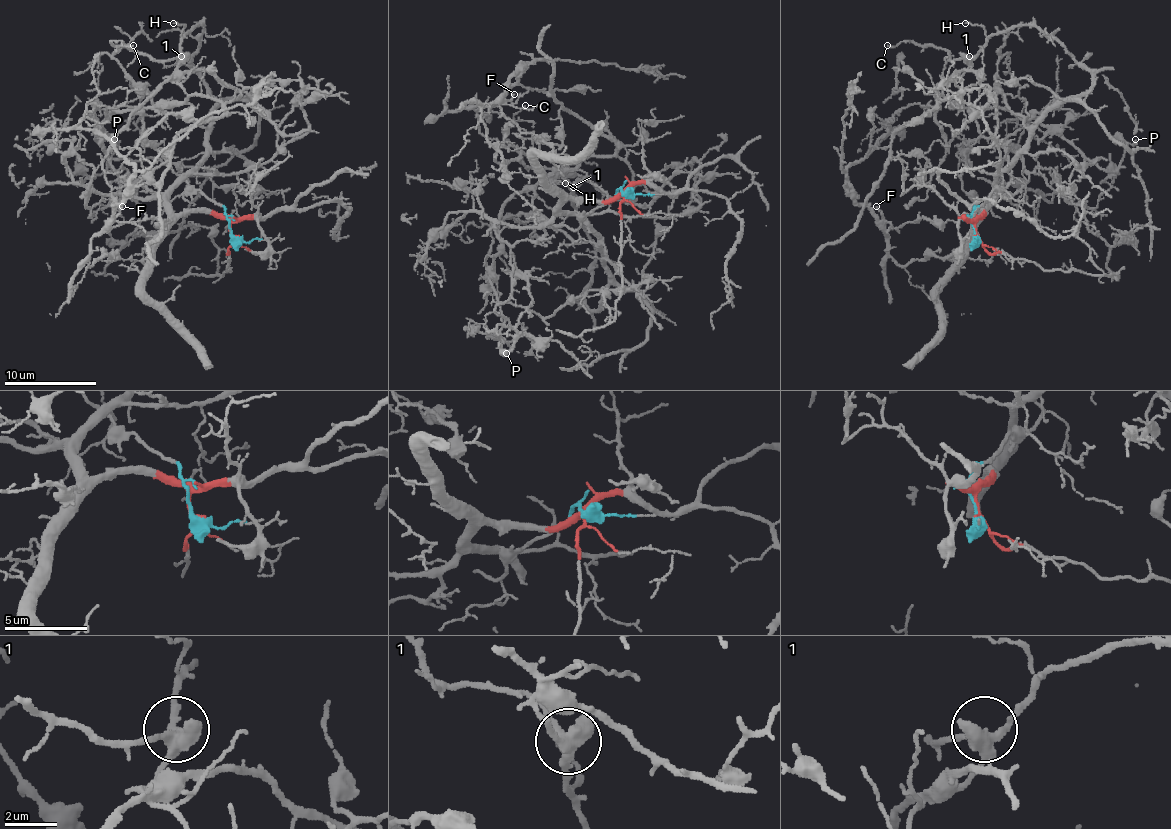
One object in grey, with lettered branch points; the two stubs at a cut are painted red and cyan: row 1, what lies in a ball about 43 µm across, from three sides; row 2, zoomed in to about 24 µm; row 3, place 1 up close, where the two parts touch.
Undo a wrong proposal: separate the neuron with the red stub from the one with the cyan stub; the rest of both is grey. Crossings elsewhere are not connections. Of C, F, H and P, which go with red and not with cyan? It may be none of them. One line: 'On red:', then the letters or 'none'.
On red: C, H

